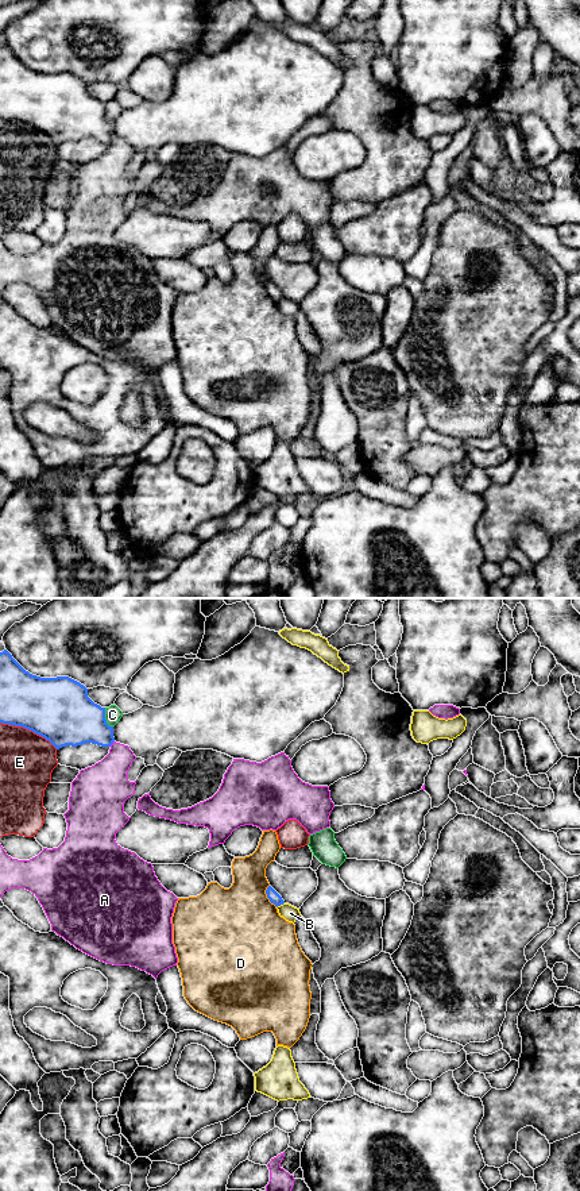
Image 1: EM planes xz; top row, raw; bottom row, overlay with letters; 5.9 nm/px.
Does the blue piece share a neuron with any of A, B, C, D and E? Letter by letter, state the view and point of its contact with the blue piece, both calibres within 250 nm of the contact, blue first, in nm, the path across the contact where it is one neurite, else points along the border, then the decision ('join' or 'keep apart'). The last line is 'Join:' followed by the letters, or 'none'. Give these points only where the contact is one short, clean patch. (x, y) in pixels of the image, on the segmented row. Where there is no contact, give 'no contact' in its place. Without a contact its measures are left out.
A: meets blue in xz at (112, 743); 300 nm thick on the blue side, 260 nm on the other; keep apart
B: meets blue in xz at (279, 905); 70 nm thick on the blue side, 90 nm on the other; border along xz (283, 902), (277, 908); keep apart
C: meets blue in xz at (104, 719); 360 nm thick on the blue side, 100 nm on the other; keep apart
D: meets blue in xz at (267, 897); 70 nm thick on the blue side, 480 nm on the other; keep apart
E: meets blue in xz at (28, 729); 380 nm thick on the blue side, 320 nm on the other; keep apart
Join: none

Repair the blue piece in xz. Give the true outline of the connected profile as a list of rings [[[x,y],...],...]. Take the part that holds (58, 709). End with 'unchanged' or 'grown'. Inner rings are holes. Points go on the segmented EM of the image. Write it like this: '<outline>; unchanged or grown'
[[[7,650],[0,652],[0,722],[32,731],[57,749],[115,741],[105,708],[88,697],[84,685],[69,677],[32,675]]]; unchanged

